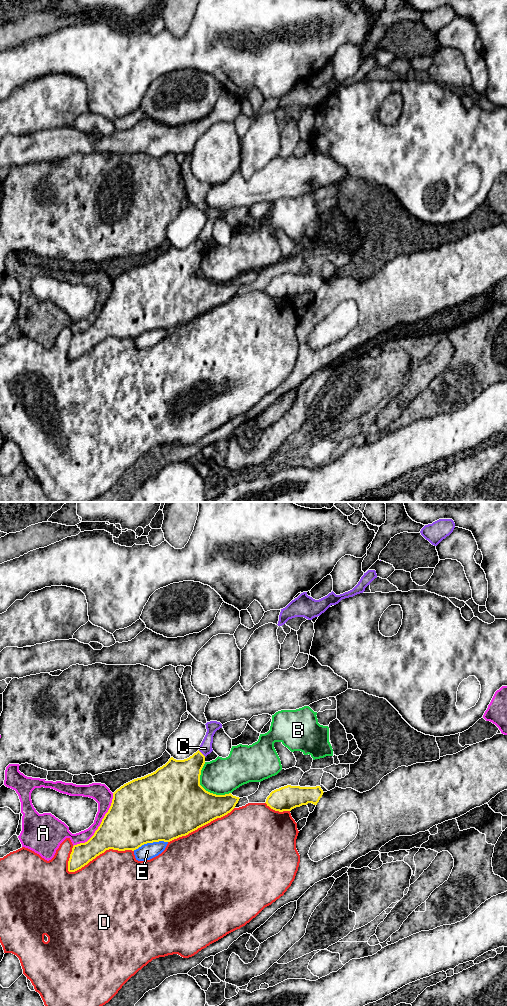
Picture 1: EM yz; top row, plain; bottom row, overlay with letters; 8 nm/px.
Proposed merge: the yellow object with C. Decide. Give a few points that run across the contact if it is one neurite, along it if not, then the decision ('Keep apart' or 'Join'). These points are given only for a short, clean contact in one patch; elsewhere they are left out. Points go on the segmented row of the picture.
Line: yz (198, 750), (205, 756). Keep apart

